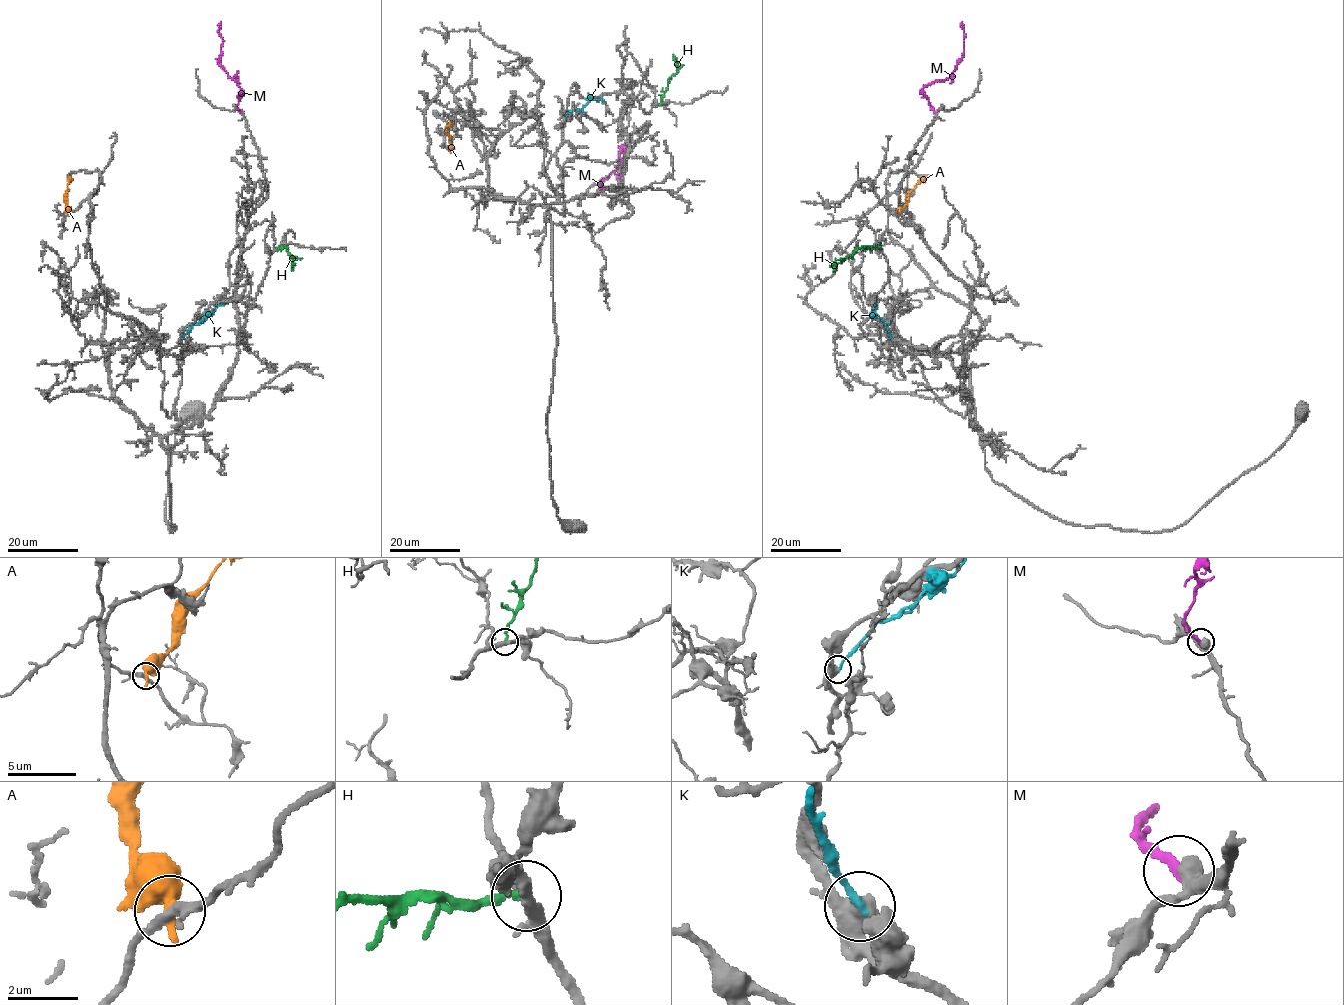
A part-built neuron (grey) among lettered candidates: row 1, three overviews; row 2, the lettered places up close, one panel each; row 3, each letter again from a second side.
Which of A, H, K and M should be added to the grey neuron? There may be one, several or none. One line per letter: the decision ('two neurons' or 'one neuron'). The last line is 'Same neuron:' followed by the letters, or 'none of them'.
A: two neurons
H: two neurons
K: two neurons
M: one neuron
Same neuron: M

